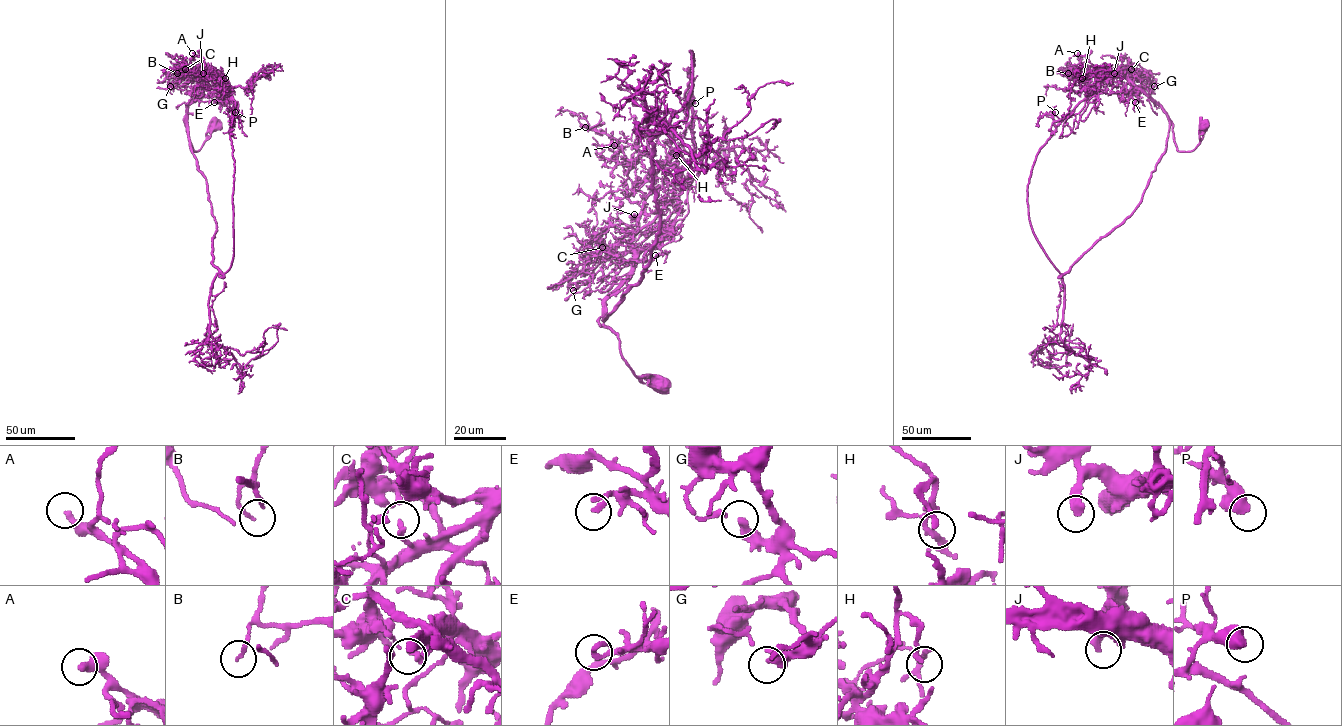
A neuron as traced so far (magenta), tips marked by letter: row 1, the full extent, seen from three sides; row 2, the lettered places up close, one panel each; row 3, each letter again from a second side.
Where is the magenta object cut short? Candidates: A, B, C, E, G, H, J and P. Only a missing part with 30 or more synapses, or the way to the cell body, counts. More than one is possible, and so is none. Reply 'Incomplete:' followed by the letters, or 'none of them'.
Incomplete: J

